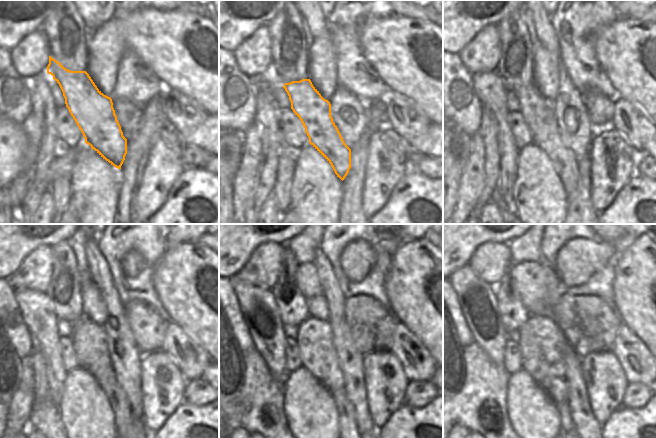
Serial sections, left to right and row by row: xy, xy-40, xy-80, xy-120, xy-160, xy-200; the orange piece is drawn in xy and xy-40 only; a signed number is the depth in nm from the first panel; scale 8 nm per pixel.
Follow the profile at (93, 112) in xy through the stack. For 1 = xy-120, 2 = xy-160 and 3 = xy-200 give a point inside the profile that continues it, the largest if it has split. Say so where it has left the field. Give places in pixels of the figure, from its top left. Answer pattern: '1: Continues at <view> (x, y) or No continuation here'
1: Continues at xy-120 (103, 372)
2: Continues at xy-160 (345, 410)
3: Continues at xy-200 (567, 427).

